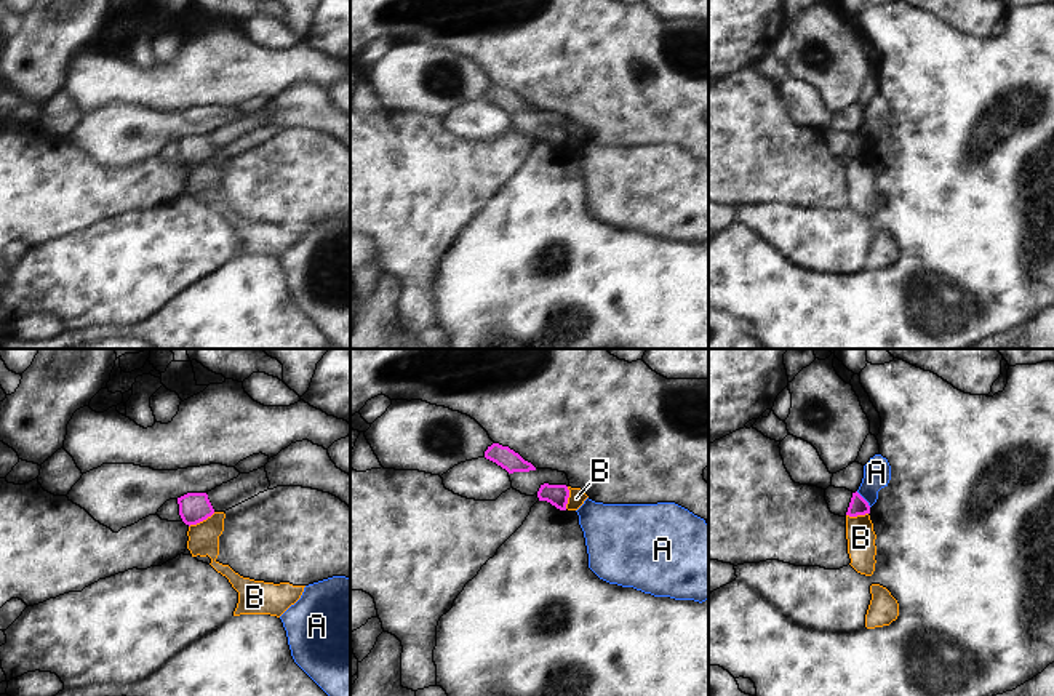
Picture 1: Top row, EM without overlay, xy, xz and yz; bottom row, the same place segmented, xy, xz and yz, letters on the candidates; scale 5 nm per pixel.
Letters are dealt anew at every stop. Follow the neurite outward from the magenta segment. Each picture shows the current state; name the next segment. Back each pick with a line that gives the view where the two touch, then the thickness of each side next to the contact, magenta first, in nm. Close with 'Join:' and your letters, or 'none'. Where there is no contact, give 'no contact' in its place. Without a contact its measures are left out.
Join: none

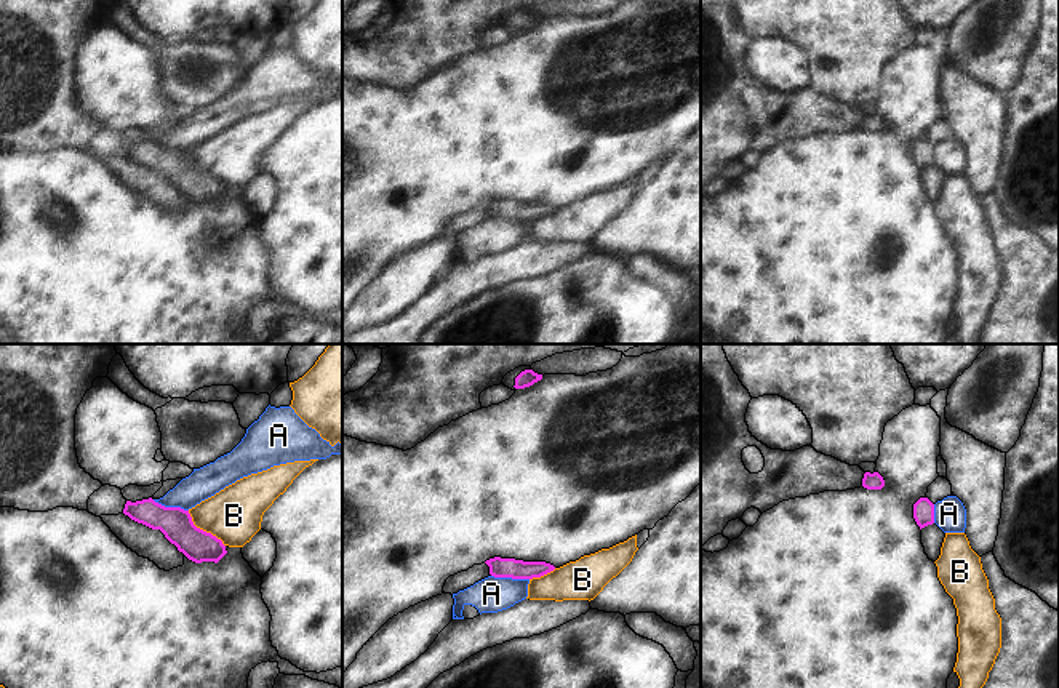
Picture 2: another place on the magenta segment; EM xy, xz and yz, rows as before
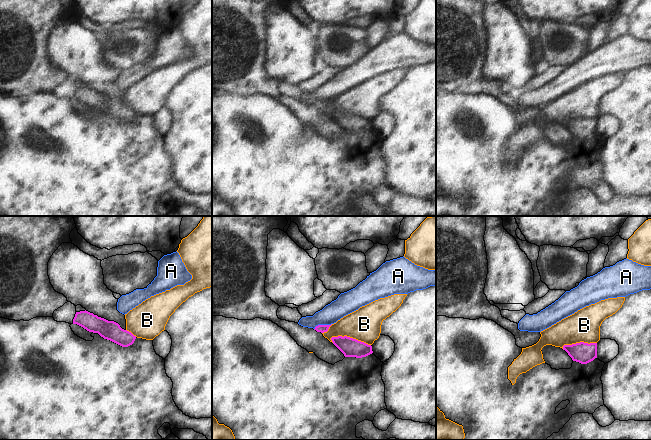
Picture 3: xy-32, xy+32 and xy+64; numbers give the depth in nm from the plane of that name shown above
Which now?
Join: none

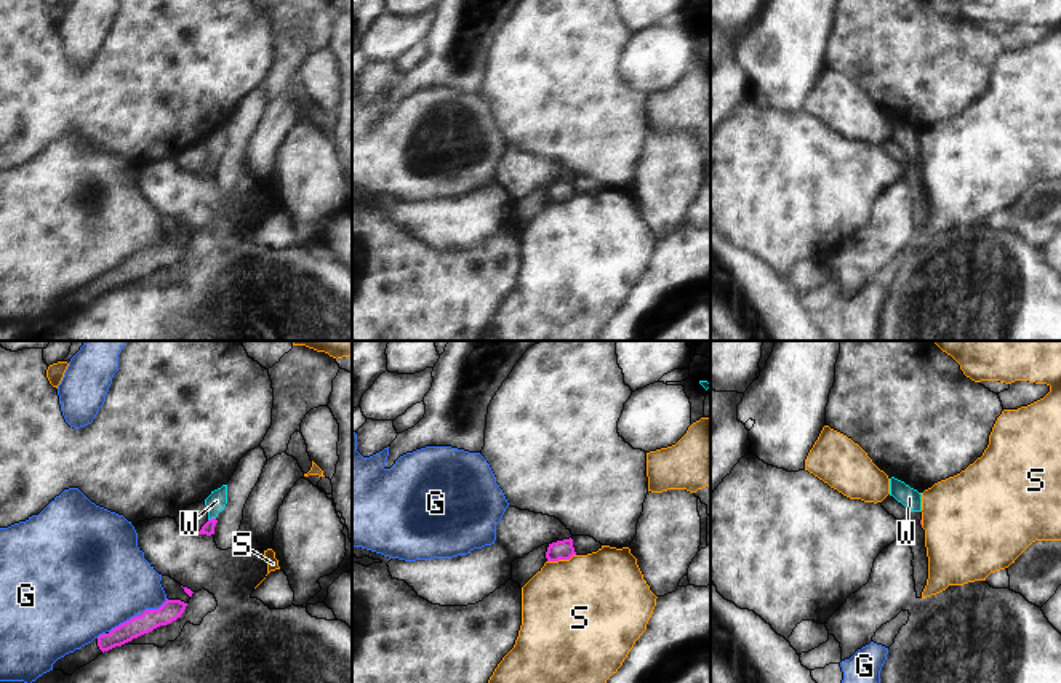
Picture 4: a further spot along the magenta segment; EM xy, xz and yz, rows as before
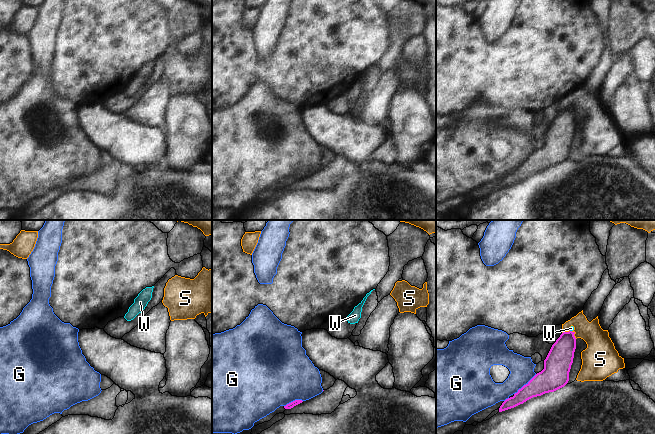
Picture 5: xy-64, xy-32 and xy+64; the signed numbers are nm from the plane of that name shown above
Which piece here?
W: contact in xy; calibres 60 and 100 nm
Join: W

